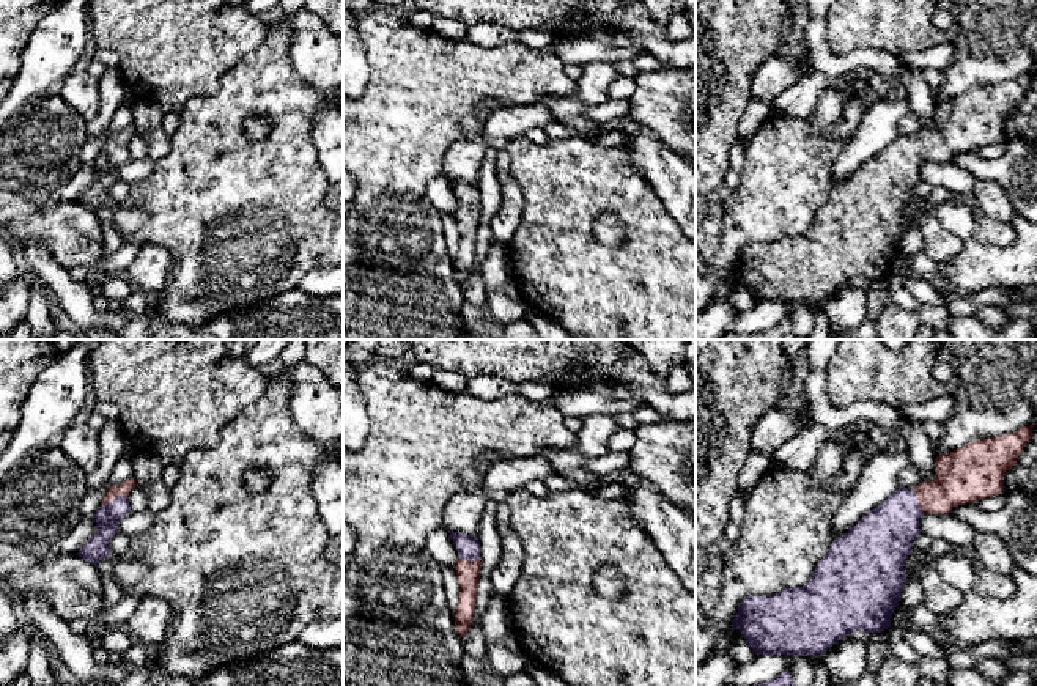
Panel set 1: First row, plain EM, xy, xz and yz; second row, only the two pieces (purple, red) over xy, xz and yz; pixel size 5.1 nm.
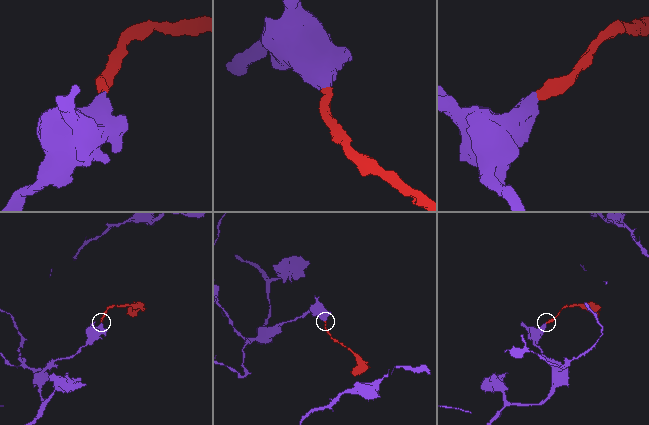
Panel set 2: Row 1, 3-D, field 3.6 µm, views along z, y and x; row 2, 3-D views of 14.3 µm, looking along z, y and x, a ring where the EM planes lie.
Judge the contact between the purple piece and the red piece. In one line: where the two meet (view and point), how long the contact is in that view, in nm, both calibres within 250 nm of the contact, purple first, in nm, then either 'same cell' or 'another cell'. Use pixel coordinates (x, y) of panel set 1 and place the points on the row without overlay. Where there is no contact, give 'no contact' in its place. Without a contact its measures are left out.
contact xy (114, 147); length 150 nm; calibres 130 and 70 nm; same cell

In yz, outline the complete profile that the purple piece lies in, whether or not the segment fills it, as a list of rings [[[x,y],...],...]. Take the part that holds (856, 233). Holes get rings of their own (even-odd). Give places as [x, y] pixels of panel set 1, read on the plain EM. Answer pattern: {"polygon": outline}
{"polygon": [[[1035,72],[976,87],[950,101],[938,102],[932,129],[921,129],[914,137],[899,135],[865,160],[854,175],[834,187],[806,233],[744,245],[732,277],[744,282],[755,302],[818,305],[853,278],[873,282],[891,275],[892,260],[906,231],[903,209],[913,201],[911,190],[921,181],[919,167],[924,162],[947,162],[957,153],[1001,142],[1004,123],[1017,112]]]}

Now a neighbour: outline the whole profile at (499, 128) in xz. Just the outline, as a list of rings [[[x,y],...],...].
[[[543,104],[505,105],[485,118],[482,135],[488,148],[504,151],[507,143],[532,127],[555,123],[554,115]]]

